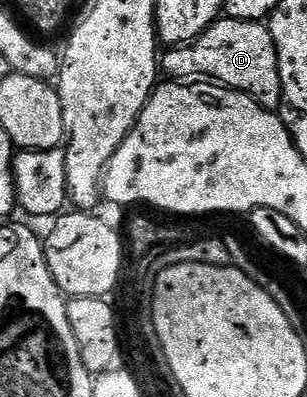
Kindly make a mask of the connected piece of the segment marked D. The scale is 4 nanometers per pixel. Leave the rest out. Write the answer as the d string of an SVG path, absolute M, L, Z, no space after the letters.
M218 19L200 33L195 41L180 47L173 47L169 53L160 58L159 69L169 79L208 79L218 85L226 85L228 89L238 89L251 99L258 101L265 109L274 111L281 108L281 76L279 75L279 59L277 48L269 34L268 24L259 21L231 21Z

